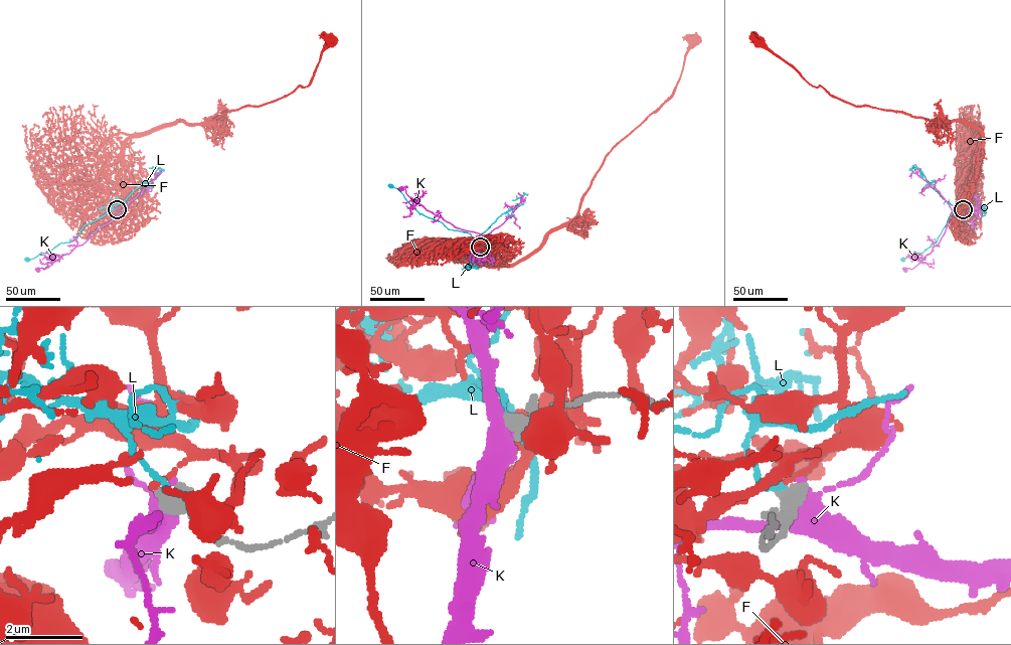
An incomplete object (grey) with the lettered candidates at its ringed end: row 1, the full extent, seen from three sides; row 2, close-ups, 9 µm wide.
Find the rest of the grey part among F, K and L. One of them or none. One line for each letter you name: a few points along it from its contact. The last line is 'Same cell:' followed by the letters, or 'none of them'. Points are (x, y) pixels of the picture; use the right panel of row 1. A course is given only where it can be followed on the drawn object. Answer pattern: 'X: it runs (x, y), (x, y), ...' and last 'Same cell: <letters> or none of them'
Same cell: none of them

